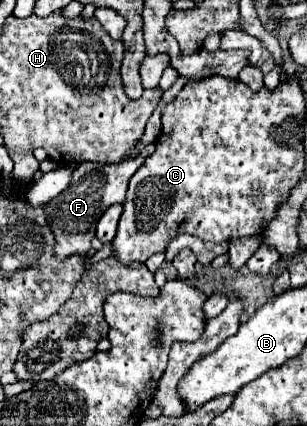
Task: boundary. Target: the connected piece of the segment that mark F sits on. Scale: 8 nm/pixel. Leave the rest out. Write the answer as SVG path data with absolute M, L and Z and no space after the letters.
M149 143L137 157L125 159L121 163L89 163L89 161L85 161L75 167L69 187L47 205L49 225L57 239L57 247L55 247L57 259L65 259L67 255L73 255L73 253L87 253L91 249L91 239L95 237L97 219L113 203L125 201L129 179L153 151L155 151L155 143Z

